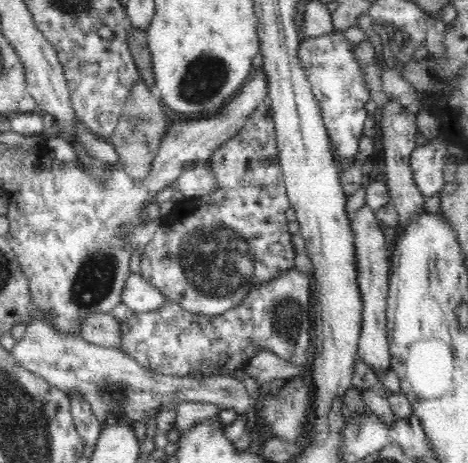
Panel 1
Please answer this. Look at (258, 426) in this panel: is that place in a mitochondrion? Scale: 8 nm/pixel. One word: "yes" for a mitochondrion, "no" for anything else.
no

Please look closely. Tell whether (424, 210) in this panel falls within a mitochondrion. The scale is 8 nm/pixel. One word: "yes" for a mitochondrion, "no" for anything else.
no

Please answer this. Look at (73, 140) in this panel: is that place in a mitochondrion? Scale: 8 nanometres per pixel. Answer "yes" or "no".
no

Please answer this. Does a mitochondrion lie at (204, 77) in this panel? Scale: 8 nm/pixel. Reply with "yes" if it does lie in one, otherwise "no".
yes

